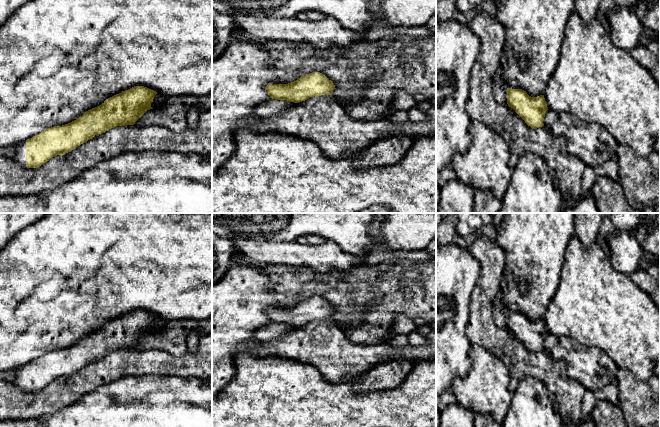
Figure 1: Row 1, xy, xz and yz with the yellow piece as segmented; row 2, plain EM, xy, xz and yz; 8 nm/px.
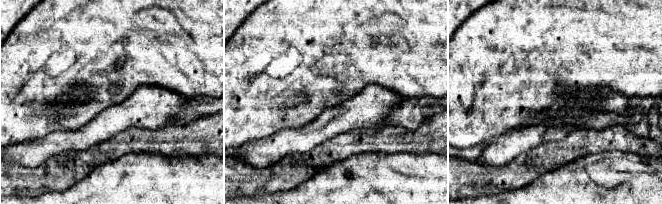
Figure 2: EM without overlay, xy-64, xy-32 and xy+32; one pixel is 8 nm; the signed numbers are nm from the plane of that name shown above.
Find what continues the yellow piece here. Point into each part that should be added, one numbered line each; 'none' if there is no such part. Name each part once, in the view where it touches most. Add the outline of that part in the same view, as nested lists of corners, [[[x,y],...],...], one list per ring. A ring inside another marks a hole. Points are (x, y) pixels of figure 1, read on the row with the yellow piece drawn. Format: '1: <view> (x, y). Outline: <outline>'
1: xy (20, 149). Outline: [[[22,141],[13,146],[15,148],[15,155],[12,159],[20,165],[26,167],[26,141]]]

